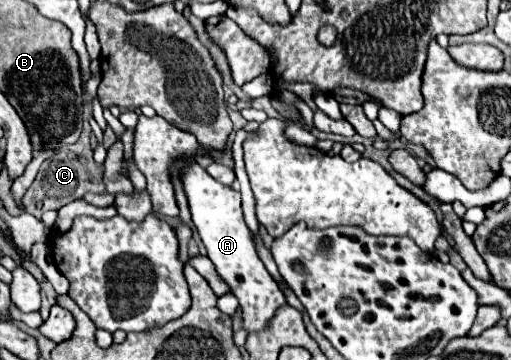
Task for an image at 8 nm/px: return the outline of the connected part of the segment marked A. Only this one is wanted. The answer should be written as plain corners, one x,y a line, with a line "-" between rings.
189,165
183,171
185,193
189,199
189,209
193,215
193,225
199,231
199,237
207,249
207,257
213,261
219,277
229,285
231,293
239,299
243,329
247,333
255,333
269,327
269,321
275,317
281,305
287,305
285,293
275,283
275,279
265,269
257,245
255,235
247,227
241,209
241,193
217,183
201,165

